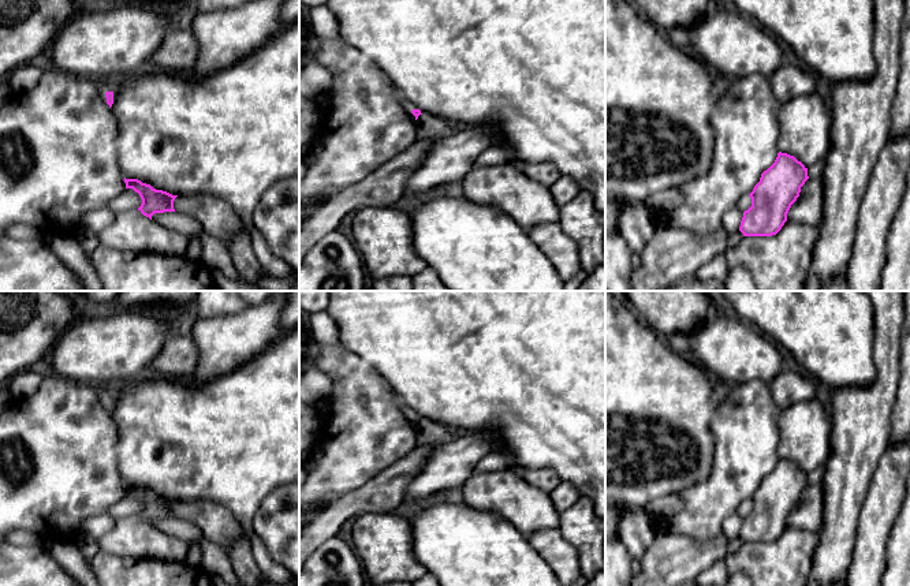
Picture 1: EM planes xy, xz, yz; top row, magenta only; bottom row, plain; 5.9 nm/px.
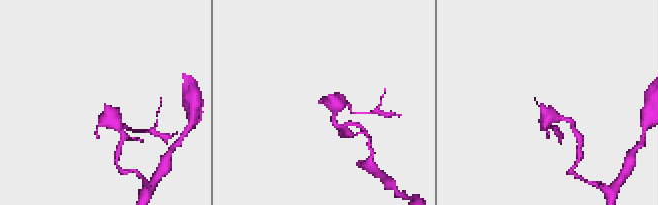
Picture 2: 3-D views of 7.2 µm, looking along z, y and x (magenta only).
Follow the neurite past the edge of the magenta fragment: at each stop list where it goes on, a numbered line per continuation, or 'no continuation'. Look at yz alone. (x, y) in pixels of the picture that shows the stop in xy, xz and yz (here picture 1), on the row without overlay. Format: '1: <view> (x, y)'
no continuation

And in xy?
1: xy (103, 391)

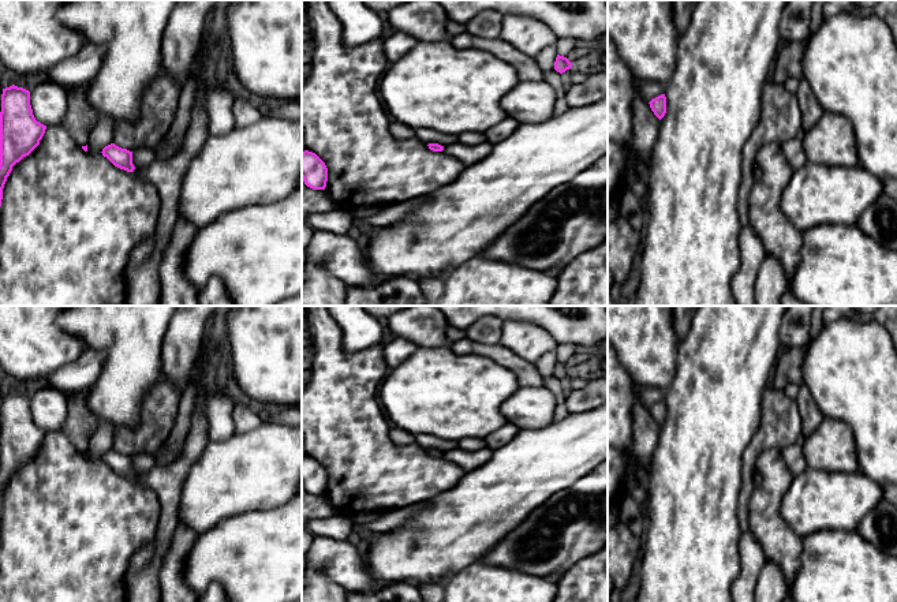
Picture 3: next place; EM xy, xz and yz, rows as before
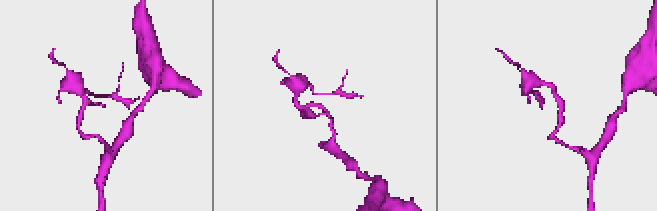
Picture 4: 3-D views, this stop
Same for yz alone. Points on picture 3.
no continuation

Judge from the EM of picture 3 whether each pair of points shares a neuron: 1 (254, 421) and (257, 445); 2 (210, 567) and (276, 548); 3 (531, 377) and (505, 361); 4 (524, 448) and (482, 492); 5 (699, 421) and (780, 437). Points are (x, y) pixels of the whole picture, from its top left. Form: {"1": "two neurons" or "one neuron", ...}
{"1": "two neurons", "2": "one neuron", "3": "one neuron", "4": "one neuron", "5": "two neurons"}

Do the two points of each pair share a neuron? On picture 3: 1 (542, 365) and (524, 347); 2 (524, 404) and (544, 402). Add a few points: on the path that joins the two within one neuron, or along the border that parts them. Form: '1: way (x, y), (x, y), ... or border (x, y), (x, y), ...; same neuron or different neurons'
1: border (554, 350), (546, 351), (534, 362); different neurons
2: way (529, 404), (539, 403); same neuron

